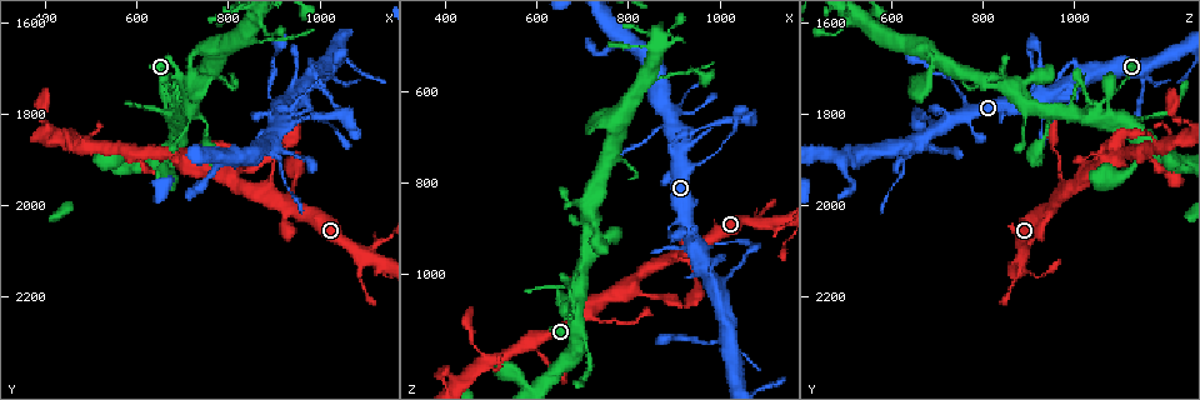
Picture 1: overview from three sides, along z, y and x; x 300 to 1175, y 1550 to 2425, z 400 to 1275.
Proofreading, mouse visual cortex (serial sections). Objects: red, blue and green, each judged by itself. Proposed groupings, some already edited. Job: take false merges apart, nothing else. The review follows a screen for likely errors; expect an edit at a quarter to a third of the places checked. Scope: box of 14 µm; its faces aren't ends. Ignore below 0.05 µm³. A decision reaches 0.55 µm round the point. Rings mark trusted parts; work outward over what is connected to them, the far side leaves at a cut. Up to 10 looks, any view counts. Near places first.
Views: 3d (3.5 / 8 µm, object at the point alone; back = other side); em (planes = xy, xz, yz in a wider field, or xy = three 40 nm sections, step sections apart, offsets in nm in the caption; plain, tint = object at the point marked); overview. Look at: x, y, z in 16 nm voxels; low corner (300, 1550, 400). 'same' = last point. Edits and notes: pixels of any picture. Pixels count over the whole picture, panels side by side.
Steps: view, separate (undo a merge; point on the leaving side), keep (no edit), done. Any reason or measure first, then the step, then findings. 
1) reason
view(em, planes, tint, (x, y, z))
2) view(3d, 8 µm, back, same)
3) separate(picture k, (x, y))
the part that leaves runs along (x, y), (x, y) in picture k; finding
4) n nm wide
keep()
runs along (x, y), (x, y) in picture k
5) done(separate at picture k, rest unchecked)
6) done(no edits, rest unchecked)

thick turns thin
view(3d, 3.5 µm, (950, 1775, 765))

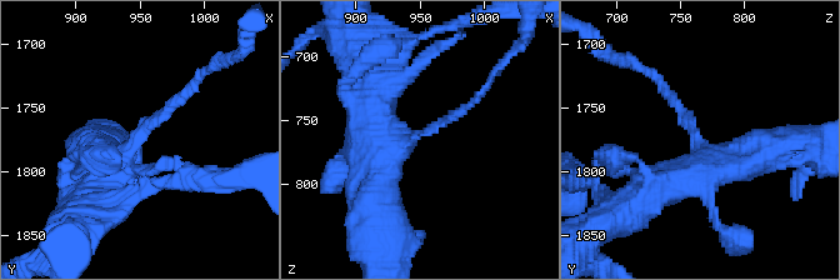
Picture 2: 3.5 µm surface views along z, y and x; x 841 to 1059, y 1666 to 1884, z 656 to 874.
arms of 150, 400 nm; need the tissue
view(em, xy, step 2, plain, (950, 1770, 762))

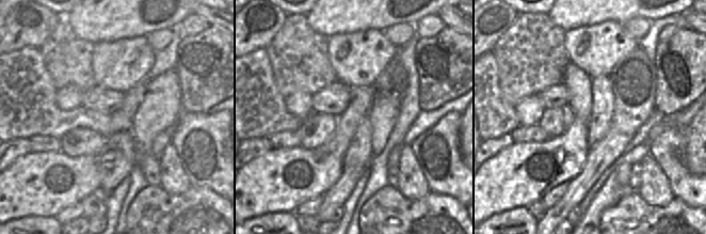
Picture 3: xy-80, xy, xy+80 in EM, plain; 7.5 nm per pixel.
view(em, xy, step 2, tint, same)

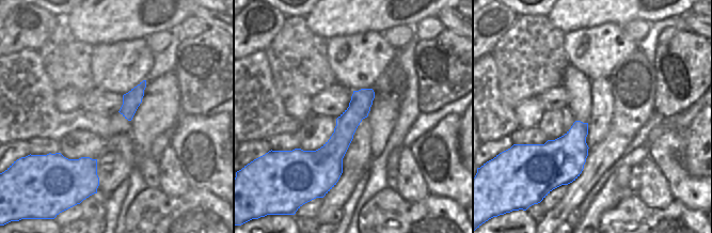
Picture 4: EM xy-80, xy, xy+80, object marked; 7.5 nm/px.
keep()
runs along (369, 91), (329, 157), (329, 185) in picture 4; one cell here

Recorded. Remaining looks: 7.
side arm on a straight run
view(3d, 8 µm, (905, 1770, 890))

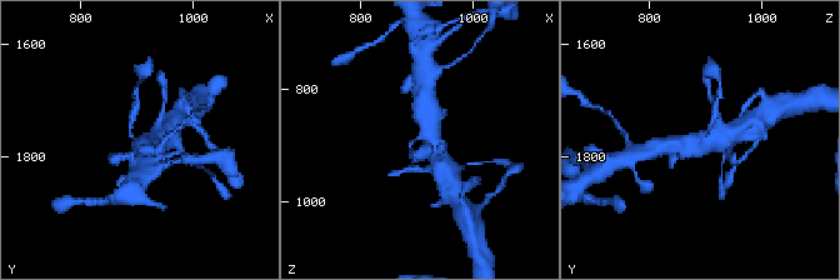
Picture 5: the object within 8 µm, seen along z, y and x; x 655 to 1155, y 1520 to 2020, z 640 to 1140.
view(3d, 3.5 µm, (905, 1775, 885))

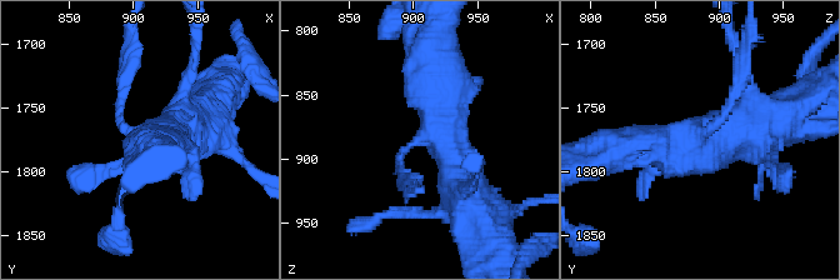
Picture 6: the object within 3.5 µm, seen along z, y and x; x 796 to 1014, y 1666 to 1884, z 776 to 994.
view(em, xy, step 3, tint, (910, 1770, 886))

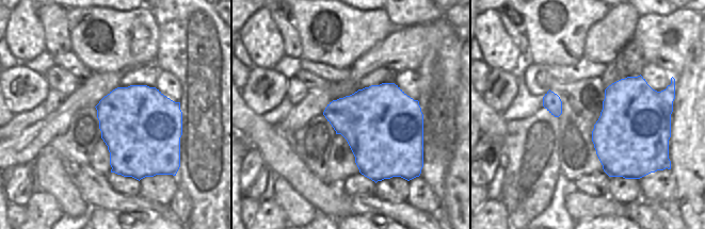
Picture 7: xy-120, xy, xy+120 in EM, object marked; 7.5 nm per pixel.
keep()
runs along (430, 45), (434, 100), (469, 199) in picture 6; one cell here

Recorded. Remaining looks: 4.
branch point
view(3d, 8 µm, (995, 1735, 1020))

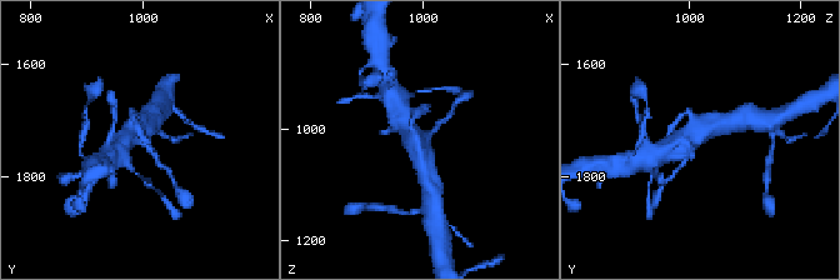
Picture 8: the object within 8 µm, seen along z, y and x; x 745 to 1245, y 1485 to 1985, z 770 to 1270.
view(em, xy, step 1, tint, (1000, 1740, 1020))

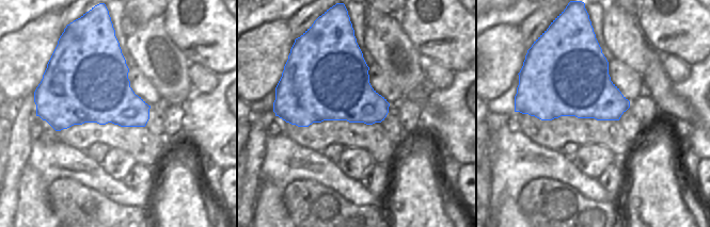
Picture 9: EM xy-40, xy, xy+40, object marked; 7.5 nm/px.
keep()
runs along (399, 106), (424, 165) in picture 8; all the same cell

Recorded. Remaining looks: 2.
view(3d, 3.5 µm, (675, 1750, 1090))

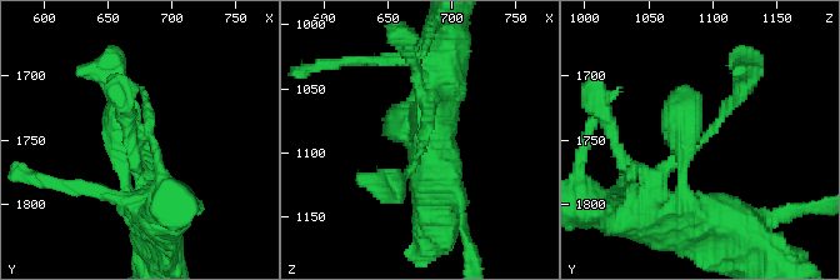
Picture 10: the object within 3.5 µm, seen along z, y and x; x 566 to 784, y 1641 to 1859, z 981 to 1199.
view(em, xy, step 1, tint, (678, 1754, 1090))

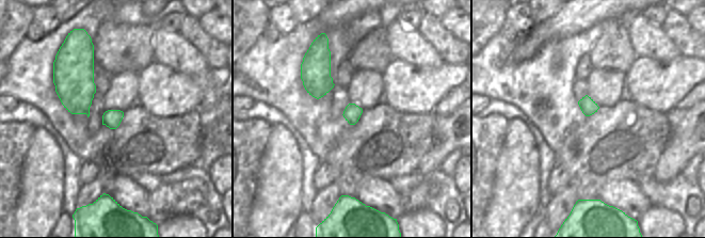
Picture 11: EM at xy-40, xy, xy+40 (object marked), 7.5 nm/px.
130 nm wide
keep()
runs along (743, 81), (718, 124), (669, 165), (640, 204) in picture 10; one cell here

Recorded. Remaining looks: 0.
done(no edits, rest unchecked)

